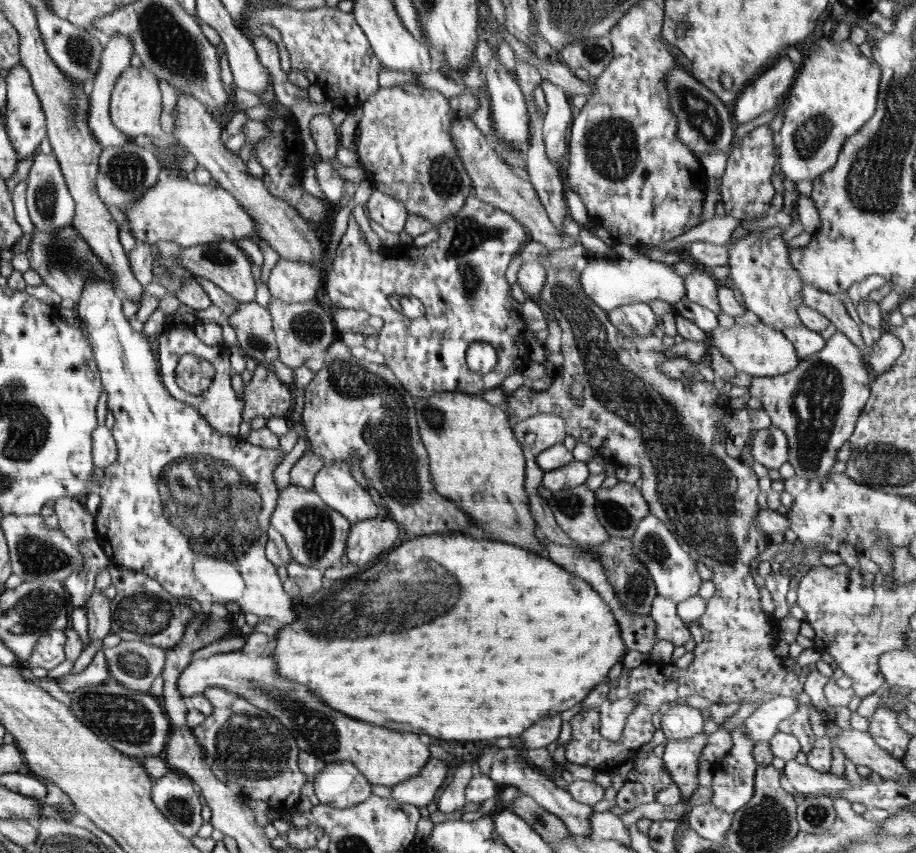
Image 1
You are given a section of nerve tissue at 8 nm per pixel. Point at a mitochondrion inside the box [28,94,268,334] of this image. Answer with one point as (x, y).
(59, 254)

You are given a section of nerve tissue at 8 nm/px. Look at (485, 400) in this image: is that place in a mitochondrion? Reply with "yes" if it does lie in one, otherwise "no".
no

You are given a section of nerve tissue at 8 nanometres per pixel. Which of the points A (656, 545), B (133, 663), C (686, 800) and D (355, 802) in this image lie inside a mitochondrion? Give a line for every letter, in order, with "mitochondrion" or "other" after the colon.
A: mitochondrion
B: mitochondrion
C: other
D: other

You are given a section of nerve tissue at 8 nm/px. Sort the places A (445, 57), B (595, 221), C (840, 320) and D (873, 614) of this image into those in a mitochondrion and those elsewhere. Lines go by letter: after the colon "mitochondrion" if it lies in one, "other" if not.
A: mitochondrion
B: other
C: other
D: mitochondrion

